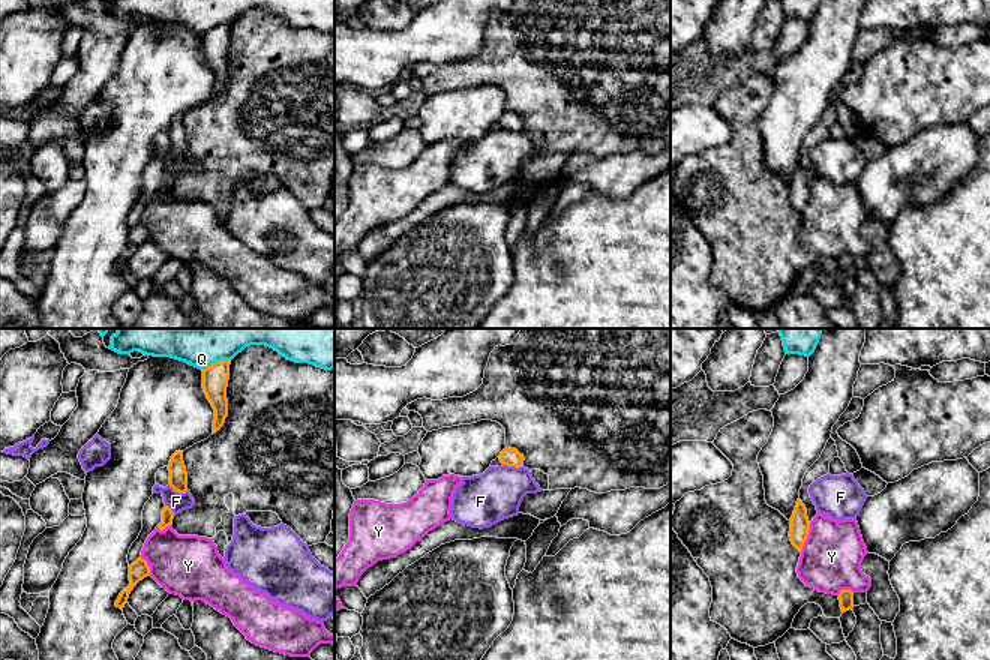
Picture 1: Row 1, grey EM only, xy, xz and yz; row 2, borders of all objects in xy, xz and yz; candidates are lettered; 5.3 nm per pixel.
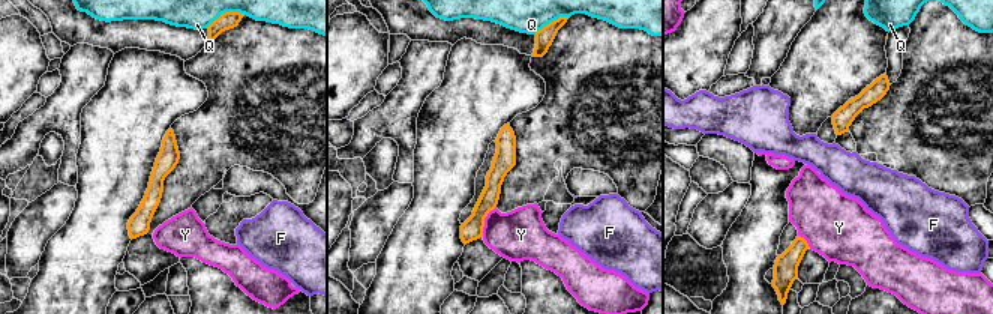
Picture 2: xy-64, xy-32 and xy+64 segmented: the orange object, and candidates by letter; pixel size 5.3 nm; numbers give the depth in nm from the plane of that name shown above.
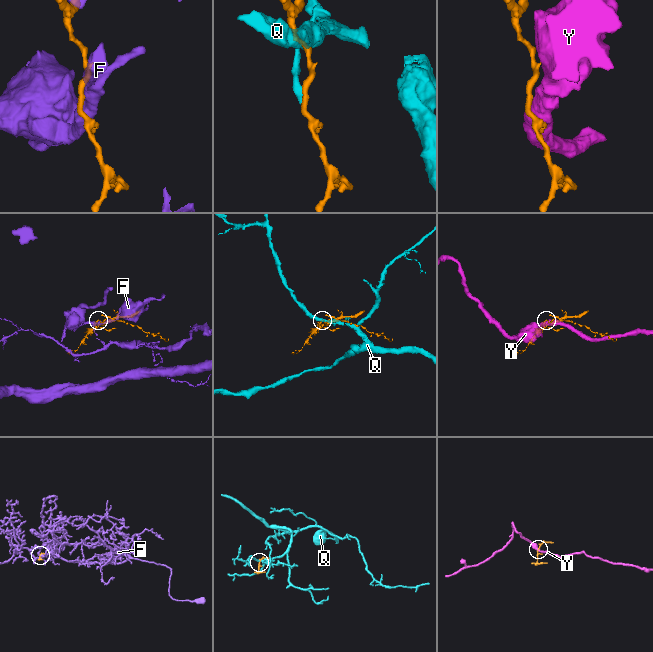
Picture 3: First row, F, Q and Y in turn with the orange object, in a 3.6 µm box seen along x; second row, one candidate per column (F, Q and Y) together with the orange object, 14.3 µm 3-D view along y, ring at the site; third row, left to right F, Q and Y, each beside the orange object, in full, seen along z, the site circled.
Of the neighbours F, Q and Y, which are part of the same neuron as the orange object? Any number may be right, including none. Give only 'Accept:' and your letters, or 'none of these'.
Accept: none of these

